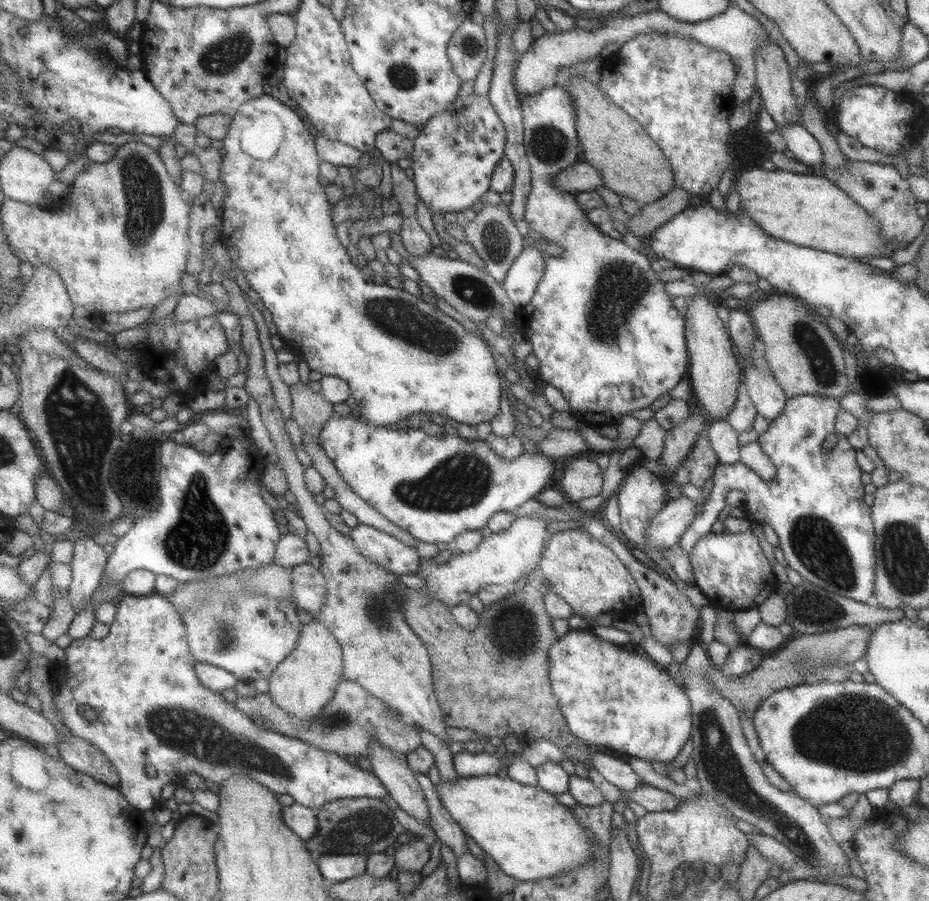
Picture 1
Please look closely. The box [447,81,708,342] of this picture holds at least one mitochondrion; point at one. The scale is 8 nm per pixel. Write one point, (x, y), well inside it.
(550, 145)

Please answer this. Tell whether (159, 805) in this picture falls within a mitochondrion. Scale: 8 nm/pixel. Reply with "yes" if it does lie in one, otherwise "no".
no

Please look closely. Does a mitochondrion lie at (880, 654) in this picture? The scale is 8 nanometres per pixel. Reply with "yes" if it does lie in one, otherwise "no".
no

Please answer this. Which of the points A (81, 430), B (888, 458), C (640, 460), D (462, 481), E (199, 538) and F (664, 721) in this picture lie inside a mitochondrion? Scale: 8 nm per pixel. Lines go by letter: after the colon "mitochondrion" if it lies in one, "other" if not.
A: mitochondrion
B: other
C: other
D: mitochondrion
E: mitochondrion
F: other

